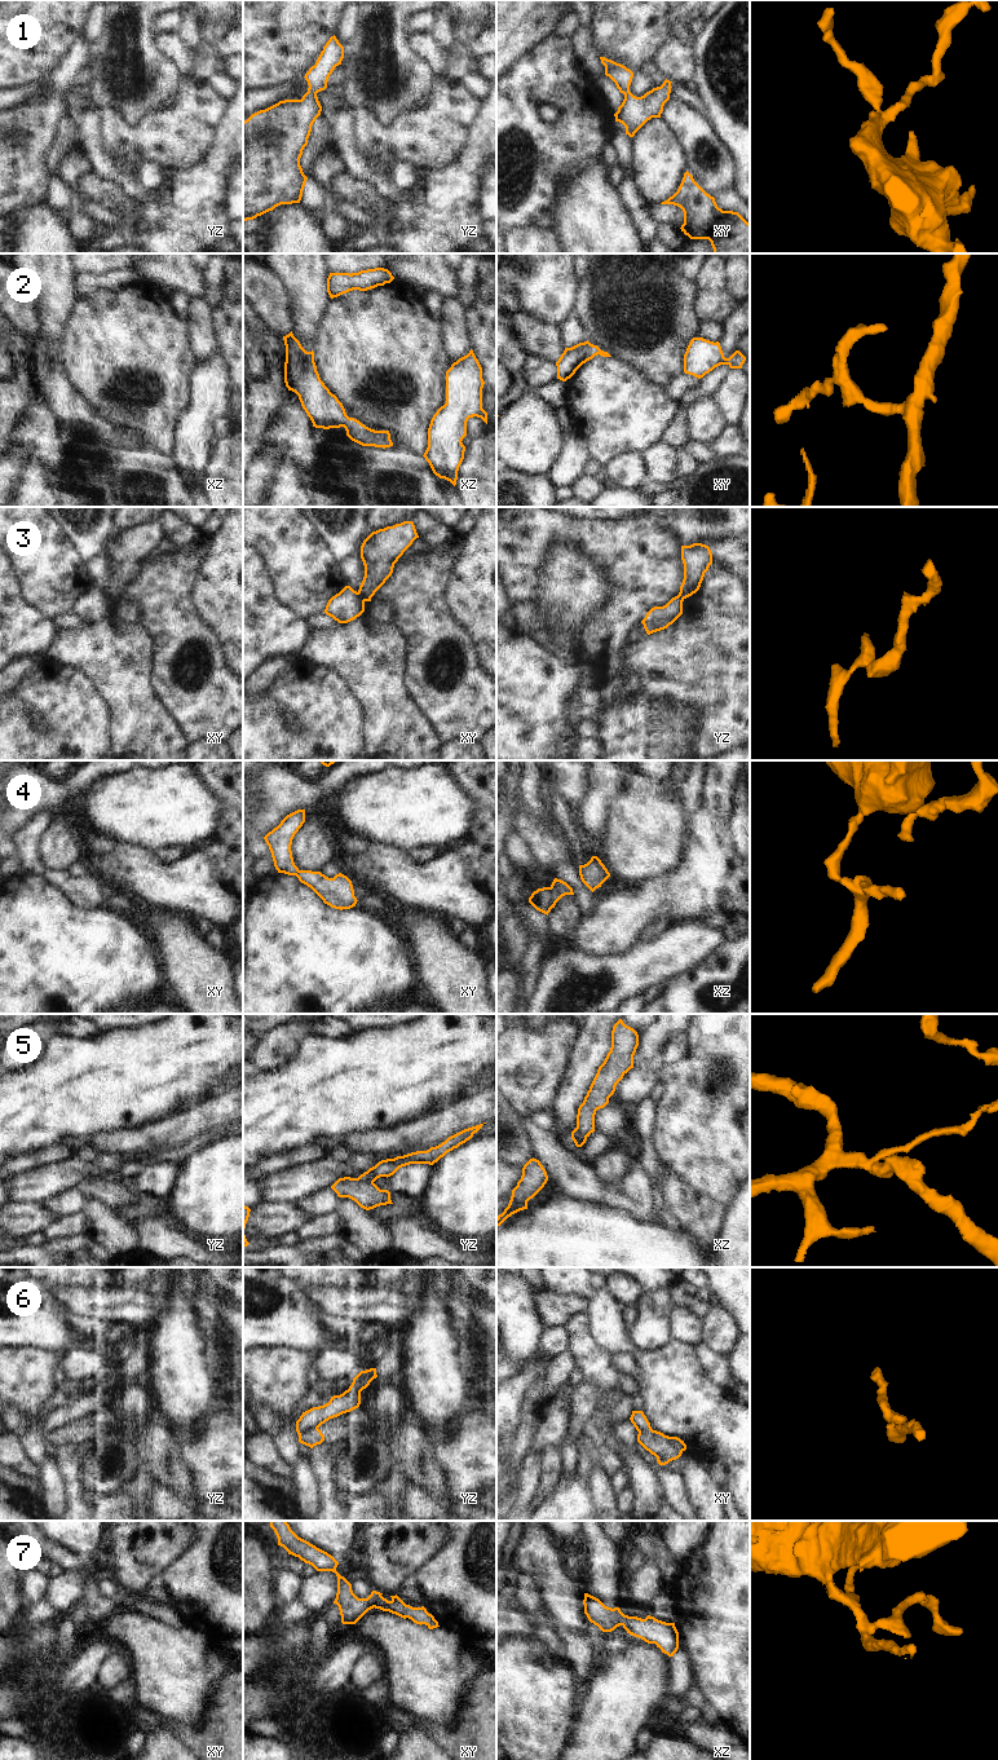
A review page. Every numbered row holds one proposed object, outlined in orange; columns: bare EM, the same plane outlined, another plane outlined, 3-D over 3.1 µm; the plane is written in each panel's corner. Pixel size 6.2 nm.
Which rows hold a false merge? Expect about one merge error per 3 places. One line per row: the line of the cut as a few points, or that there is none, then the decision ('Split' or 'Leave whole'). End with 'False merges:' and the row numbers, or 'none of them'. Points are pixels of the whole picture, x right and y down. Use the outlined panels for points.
1: No split. Leave whole
2: No split. Leave whole
3: Split along xy (357, 592), (365, 600). Split
4: Split along xz (548, 887), (552, 907). Split
5: Split along xz (575, 1128), (581, 1137), (586, 1137). Split
6: Split along yz (317, 1427), (309, 1428), (299, 1437). Split
7: No split. Leave whole
False merges: 3, 4, 5, 6.

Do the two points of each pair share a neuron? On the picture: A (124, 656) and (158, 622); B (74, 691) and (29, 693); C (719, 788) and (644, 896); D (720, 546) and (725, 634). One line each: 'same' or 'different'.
A: different
B: same
C: same
D: different

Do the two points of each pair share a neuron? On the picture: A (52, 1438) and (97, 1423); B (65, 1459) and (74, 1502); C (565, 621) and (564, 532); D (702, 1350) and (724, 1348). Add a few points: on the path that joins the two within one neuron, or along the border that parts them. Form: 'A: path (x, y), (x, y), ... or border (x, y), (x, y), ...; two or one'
A: path (63, 1436), (85, 1428); one
B: path (70, 1469), (74, 1491); one
C: border (590, 564), (578, 550), (556, 546), (542, 568); two
D: border (701, 1341), (711, 1350), (725, 1357); two

